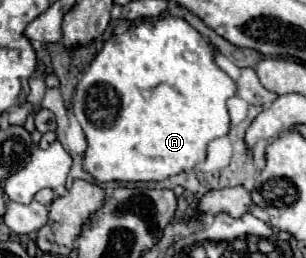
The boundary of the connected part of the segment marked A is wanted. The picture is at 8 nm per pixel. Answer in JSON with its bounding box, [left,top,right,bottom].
[72,16,236,182]

